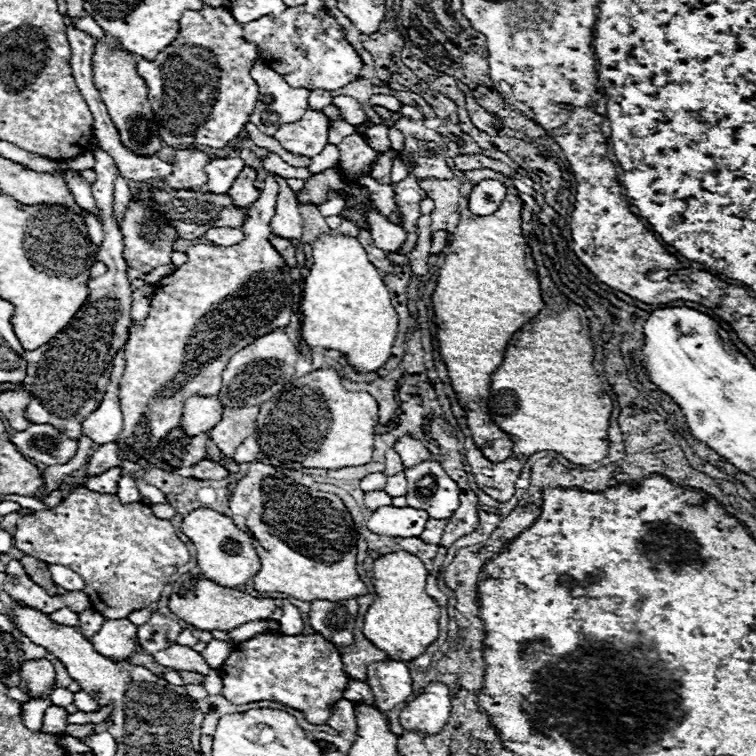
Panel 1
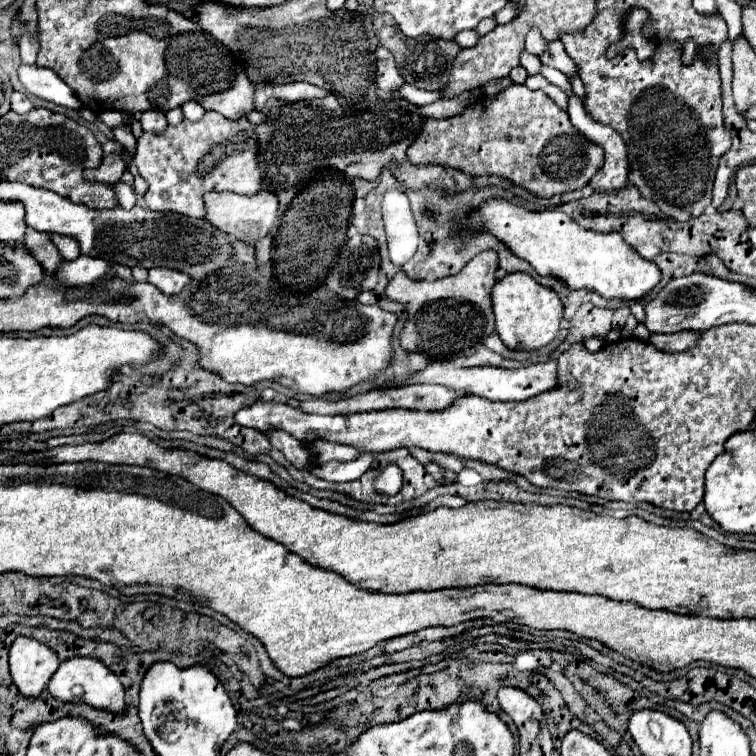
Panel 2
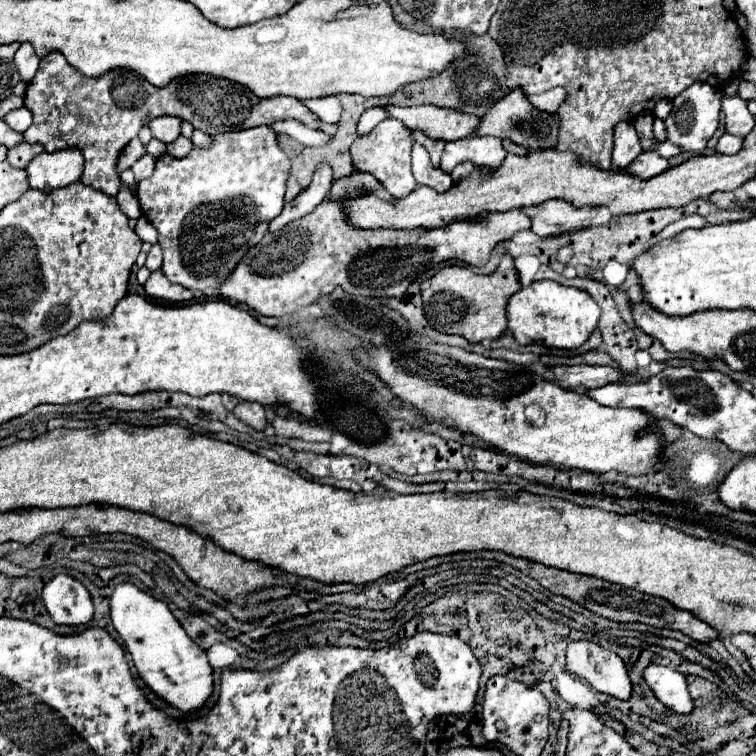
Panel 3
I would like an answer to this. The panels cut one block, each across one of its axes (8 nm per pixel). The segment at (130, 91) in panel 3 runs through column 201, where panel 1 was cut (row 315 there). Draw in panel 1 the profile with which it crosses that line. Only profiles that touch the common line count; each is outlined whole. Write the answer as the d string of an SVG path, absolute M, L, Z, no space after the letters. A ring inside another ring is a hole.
M102 148L94 152L96 158L96 182L92 184L92 194L96 204L102 210L102 218L104 218L104 242L98 250L98 260L112 260L108 264L108 274L88 280L88 300L84 302L84 306L76 312L76 316L72 318L72 322L68 324L66 330L62 330L60 334L56 334L52 340L48 340L44 346L36 348L36 350L28 350L24 352L24 360L28 362L26 368L26 378L24 378L24 390L28 390L28 394L32 396L32 400L44 410L44 414L32 414L32 404L30 404L30 414L28 408L24 410L26 420L30 422L40 422L40 424L50 424L56 430L60 430L62 434L68 434L68 438L72 440L80 440L82 436L82 422L84 418L94 412L100 404L100 400L104 398L106 386L110 382L110 370L112 370L112 362L114 356L118 352L118 348L126 342L128 338L128 324L130 324L130 308L132 308L132 288L128 284L126 278L126 266L122 258L122 232L116 226L114 218L112 218L112 194L114 194L114 180L118 176L118 166L116 162L110 158L110 154L106 154Z

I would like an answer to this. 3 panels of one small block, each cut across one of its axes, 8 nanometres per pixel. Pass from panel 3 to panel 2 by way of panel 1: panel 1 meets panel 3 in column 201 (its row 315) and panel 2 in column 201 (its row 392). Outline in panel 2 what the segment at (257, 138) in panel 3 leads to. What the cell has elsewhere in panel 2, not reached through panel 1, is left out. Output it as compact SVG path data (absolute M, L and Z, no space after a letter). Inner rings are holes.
M206 112L202 120L190 122L182 120L178 126L168 126L160 134L144 132L138 138L138 150L134 164L138 166L140 176L150 184L144 200L150 210L160 212L178 212L192 218L204 218L204 192L218 190L218 192L236 192L236 194L256 194L262 188L262 176L258 170L256 160L256 132L254 124L250 124L246 118L228 120L218 112ZM204 158L204 174L198 174L198 162Z

